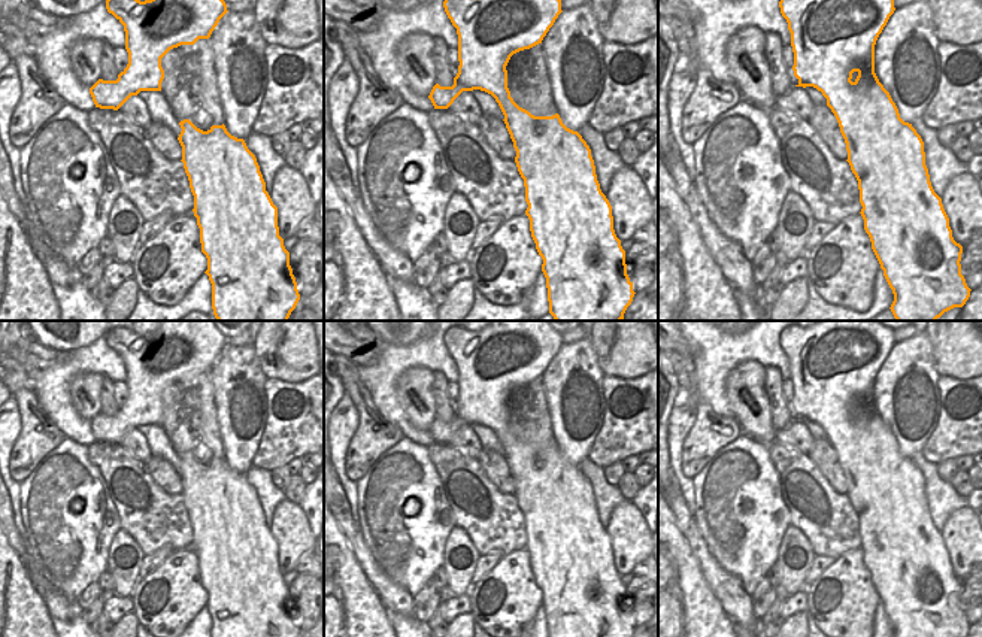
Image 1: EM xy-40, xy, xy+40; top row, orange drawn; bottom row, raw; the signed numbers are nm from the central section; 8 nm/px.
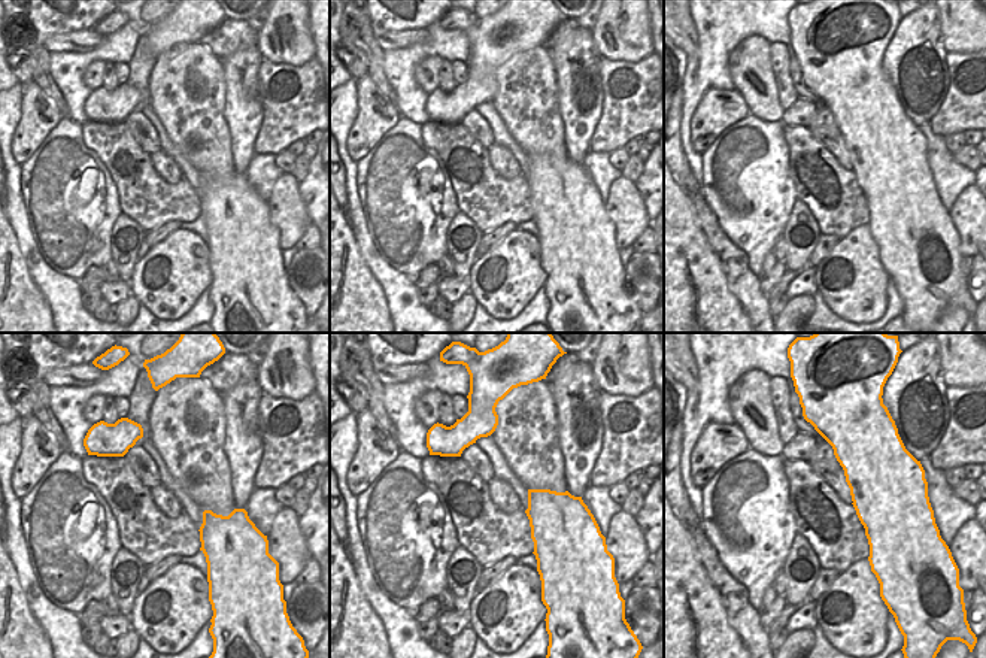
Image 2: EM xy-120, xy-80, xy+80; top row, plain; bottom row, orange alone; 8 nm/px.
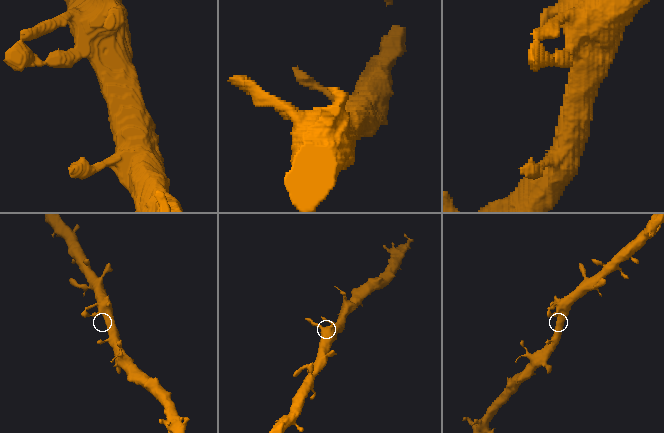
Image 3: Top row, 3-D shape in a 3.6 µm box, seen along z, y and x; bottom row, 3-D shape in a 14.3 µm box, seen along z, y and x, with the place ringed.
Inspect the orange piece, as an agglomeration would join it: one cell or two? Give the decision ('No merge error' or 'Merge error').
No merge error

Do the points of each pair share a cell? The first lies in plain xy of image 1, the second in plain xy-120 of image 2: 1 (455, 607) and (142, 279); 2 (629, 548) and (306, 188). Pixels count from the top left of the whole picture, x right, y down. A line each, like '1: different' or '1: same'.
1: different
2: different

